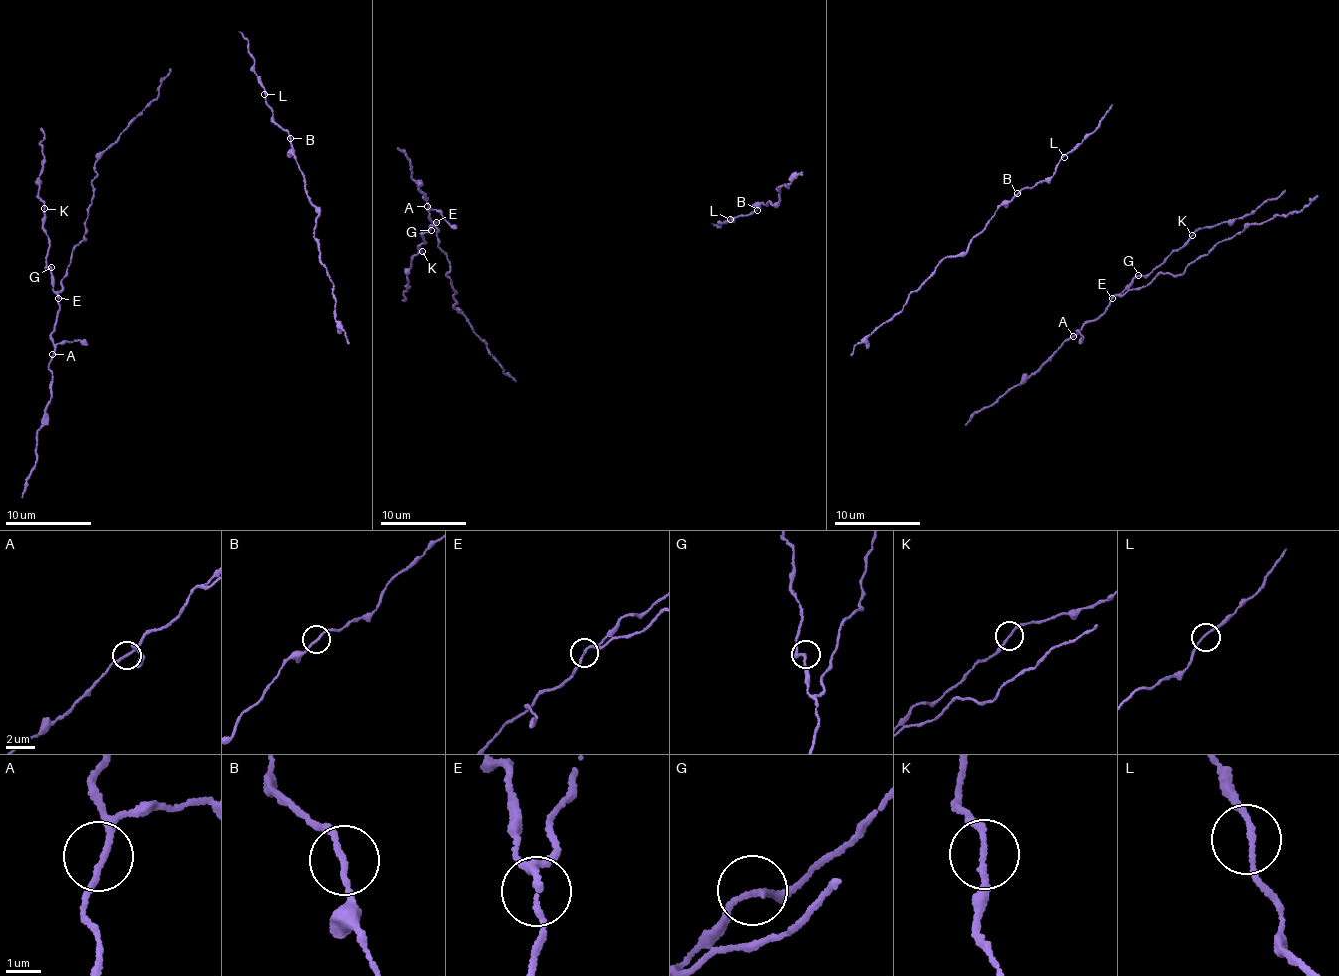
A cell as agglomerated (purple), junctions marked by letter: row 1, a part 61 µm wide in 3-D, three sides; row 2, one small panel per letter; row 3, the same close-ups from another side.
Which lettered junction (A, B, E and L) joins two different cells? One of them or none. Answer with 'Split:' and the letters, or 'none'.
Split: none

